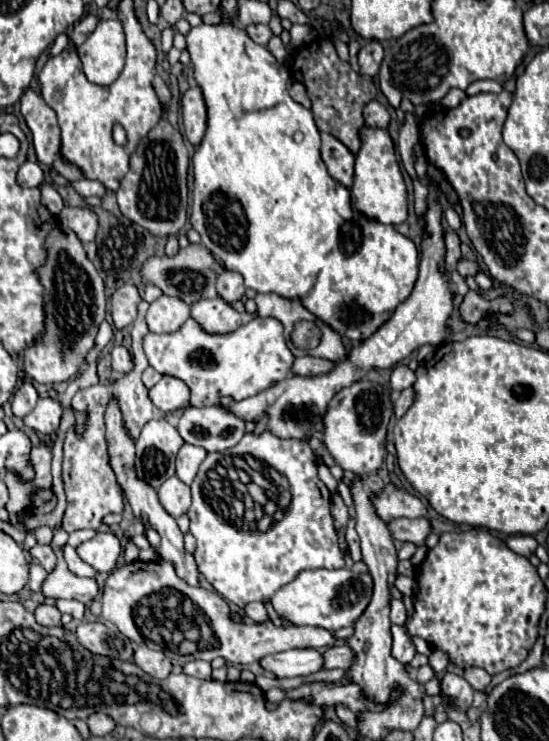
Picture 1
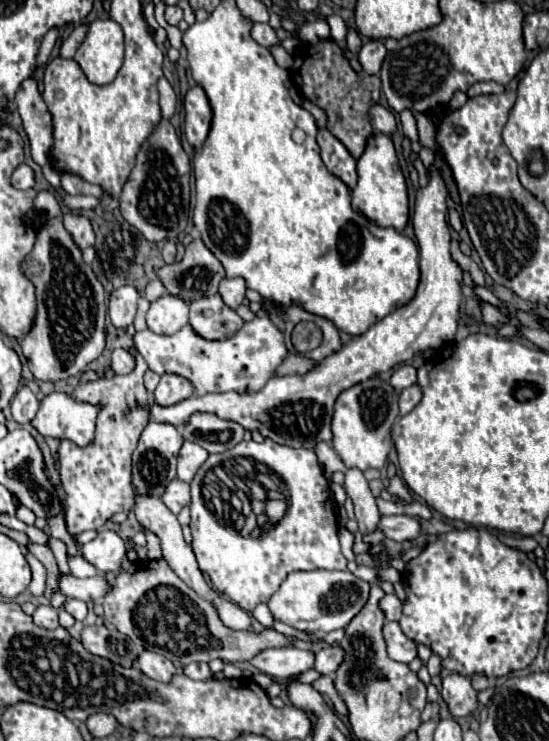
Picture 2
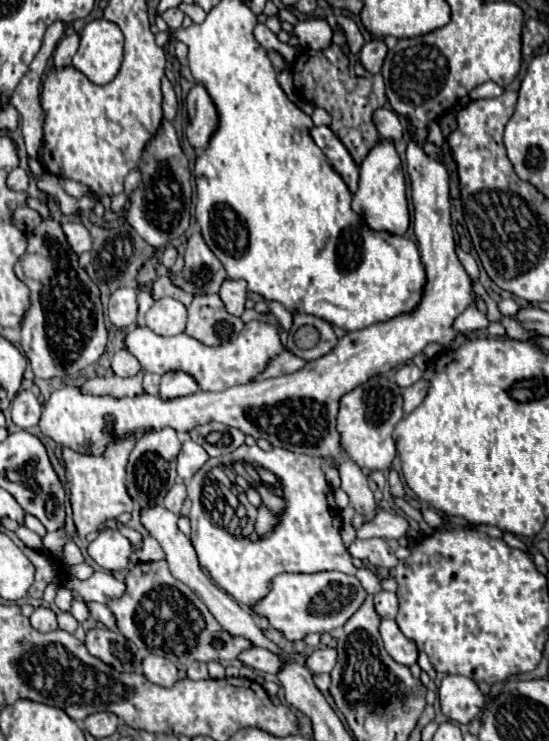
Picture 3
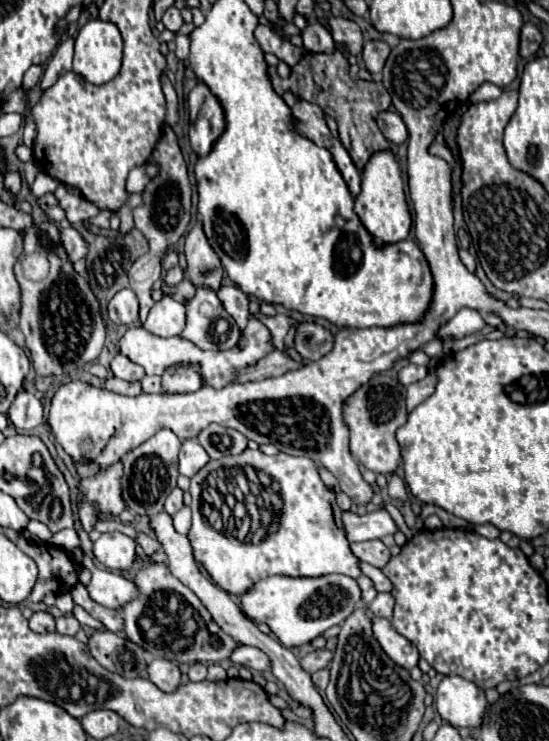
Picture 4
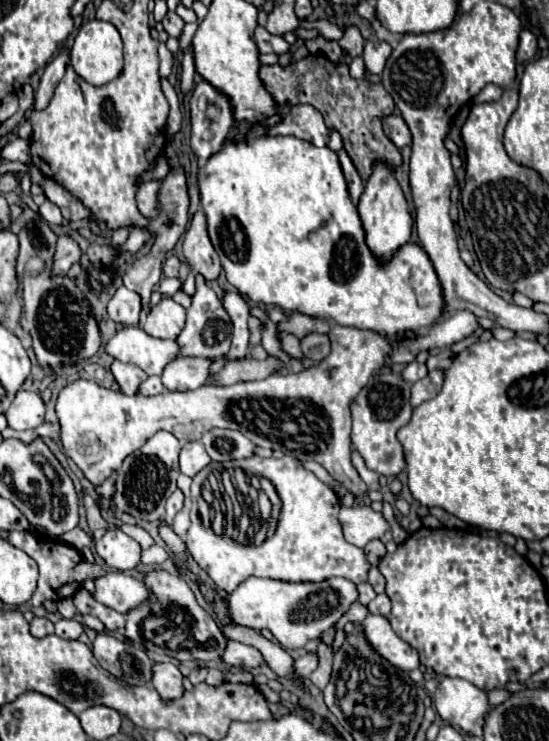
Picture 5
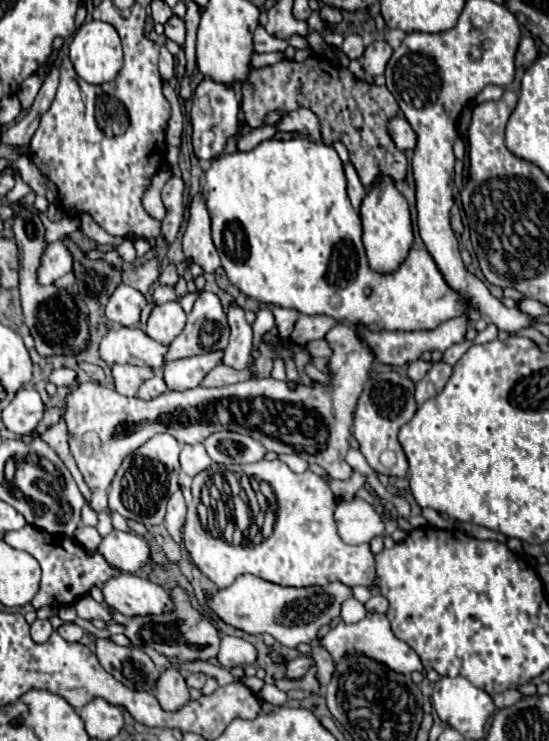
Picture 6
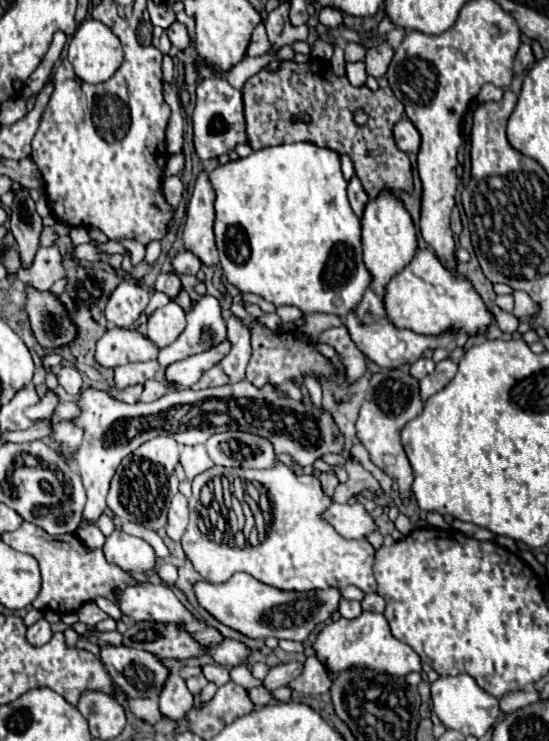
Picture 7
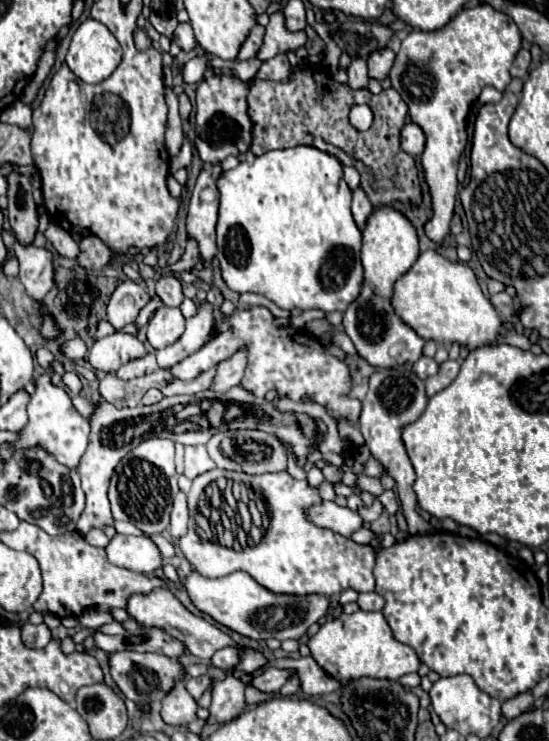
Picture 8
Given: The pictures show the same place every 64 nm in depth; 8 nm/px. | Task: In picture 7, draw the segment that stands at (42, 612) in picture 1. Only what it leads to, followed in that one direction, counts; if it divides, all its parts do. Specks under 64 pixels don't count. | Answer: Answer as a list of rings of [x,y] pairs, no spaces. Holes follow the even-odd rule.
[[[40,618],[36,624],[32,624],[32,626],[28,628],[28,642],[30,642],[32,646],[42,646],[42,644],[46,644],[50,638],[52,638],[52,630],[50,630],[48,620],[44,620],[44,618]]]

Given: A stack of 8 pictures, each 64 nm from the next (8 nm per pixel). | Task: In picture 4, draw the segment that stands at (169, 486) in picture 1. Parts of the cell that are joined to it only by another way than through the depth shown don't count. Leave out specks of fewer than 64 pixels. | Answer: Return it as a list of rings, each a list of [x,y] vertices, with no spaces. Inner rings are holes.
[[[176,486],[172,492],[170,492],[170,496],[166,498],[166,504],[164,504],[164,510],[168,512],[168,514],[176,514],[180,508],[182,508],[182,490]]]

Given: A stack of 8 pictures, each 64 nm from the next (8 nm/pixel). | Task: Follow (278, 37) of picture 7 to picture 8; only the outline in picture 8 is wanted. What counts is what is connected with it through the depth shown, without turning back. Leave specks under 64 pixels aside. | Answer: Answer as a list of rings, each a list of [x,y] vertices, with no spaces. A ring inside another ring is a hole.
[[[278,10],[270,16],[270,22],[266,26],[264,44],[258,52],[258,58],[262,62],[274,58],[276,54],[284,54],[286,50],[296,50],[306,44],[306,32],[288,32],[284,24],[284,12]]]

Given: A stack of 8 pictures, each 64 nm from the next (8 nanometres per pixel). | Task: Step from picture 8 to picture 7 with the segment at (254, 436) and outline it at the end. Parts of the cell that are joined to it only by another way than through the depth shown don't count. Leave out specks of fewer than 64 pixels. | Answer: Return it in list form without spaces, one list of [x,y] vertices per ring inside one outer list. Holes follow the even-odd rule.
[[[220,432],[206,442],[208,456],[218,466],[242,466],[242,468],[270,468],[276,462],[274,446],[248,432]]]

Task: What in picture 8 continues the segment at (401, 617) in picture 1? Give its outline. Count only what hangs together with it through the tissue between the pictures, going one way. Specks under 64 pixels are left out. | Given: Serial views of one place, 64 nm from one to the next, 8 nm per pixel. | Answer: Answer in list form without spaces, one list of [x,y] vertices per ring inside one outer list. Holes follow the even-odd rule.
[[[366,592],[366,594],[360,594],[358,606],[362,610],[382,610],[384,608],[384,598],[376,592]]]

